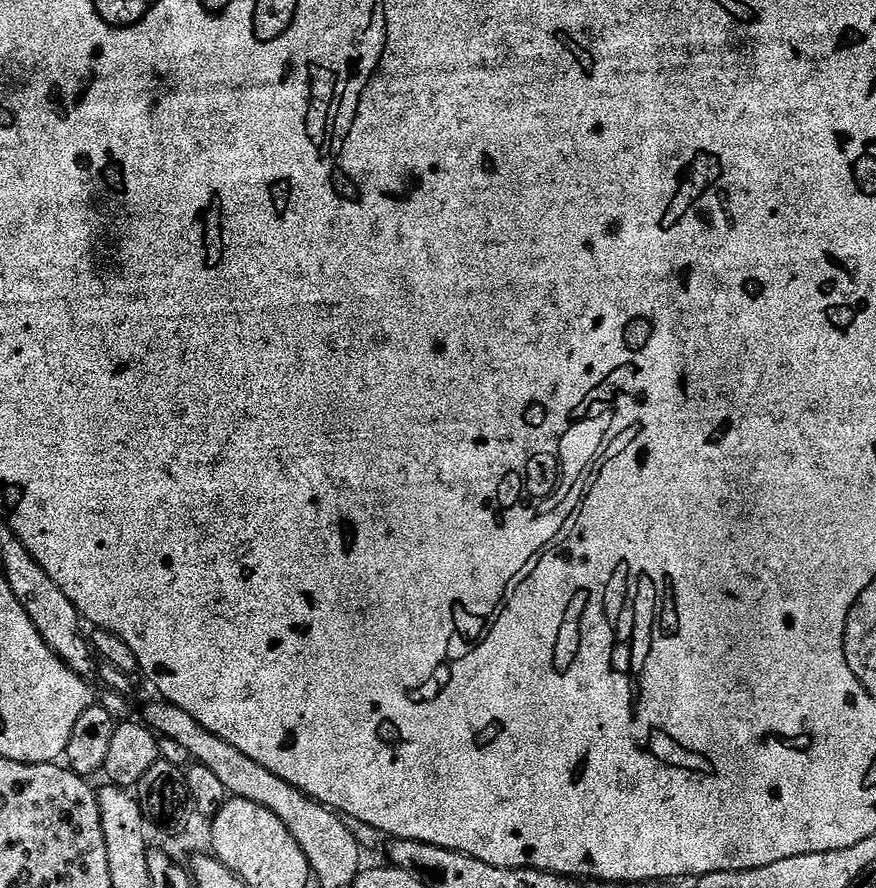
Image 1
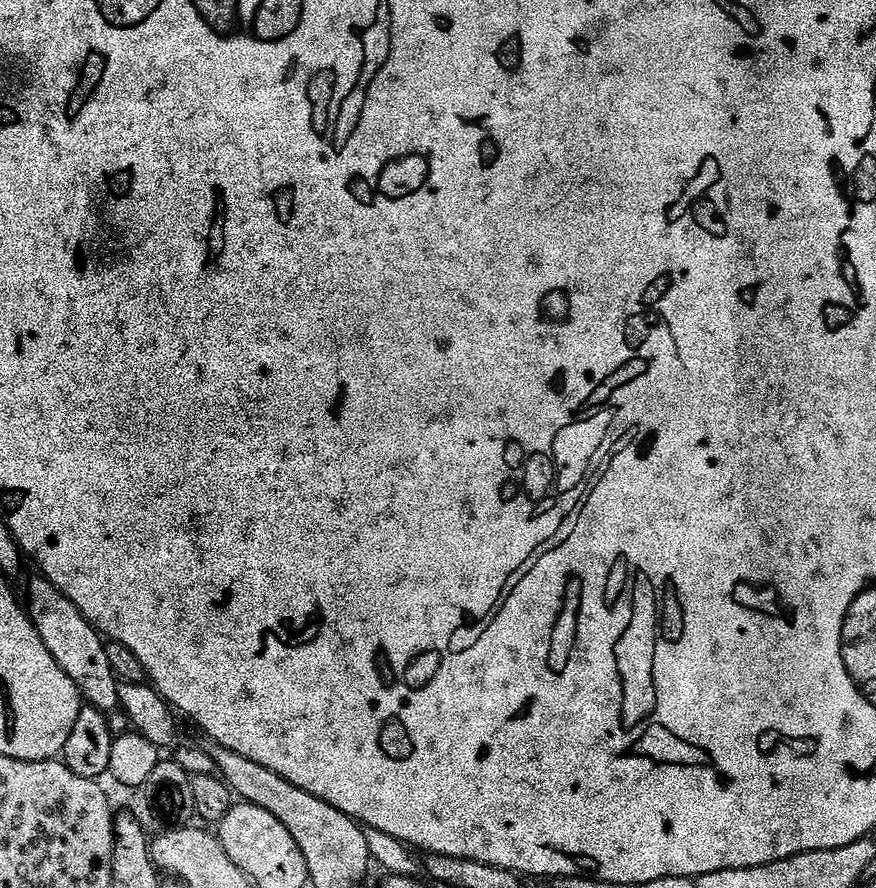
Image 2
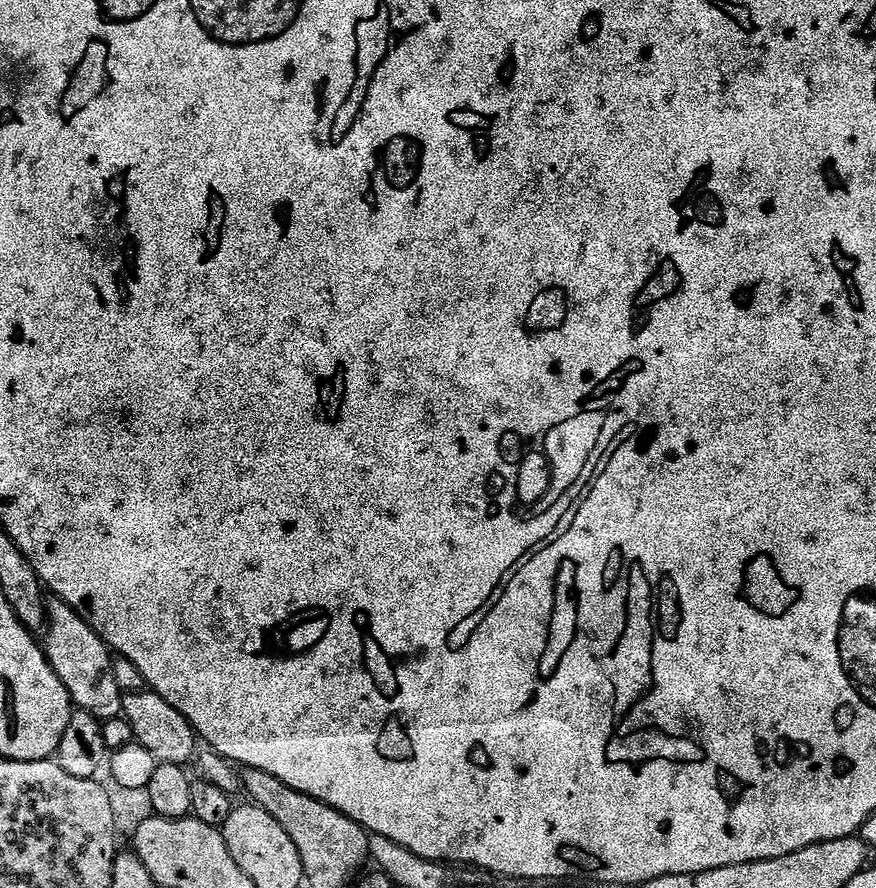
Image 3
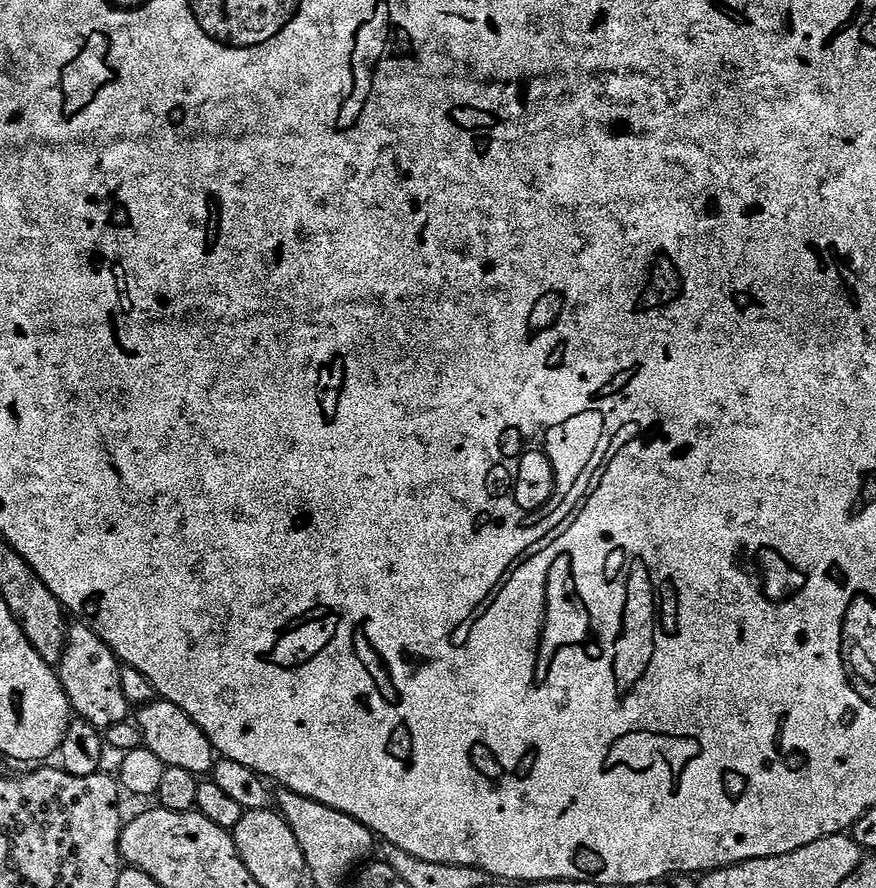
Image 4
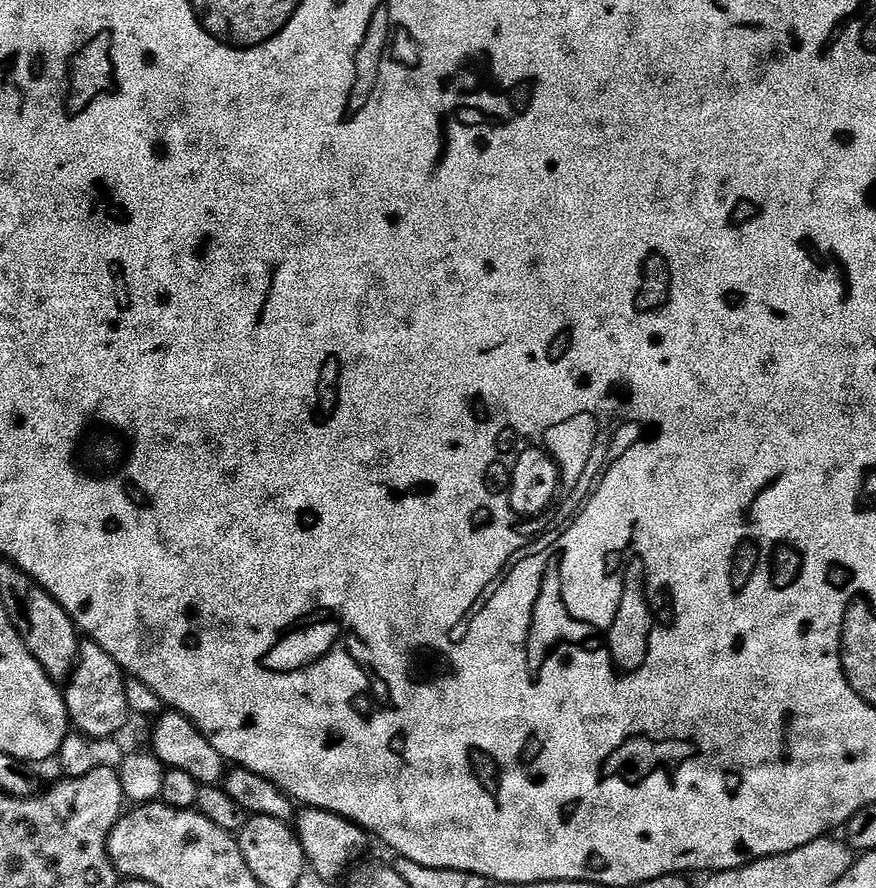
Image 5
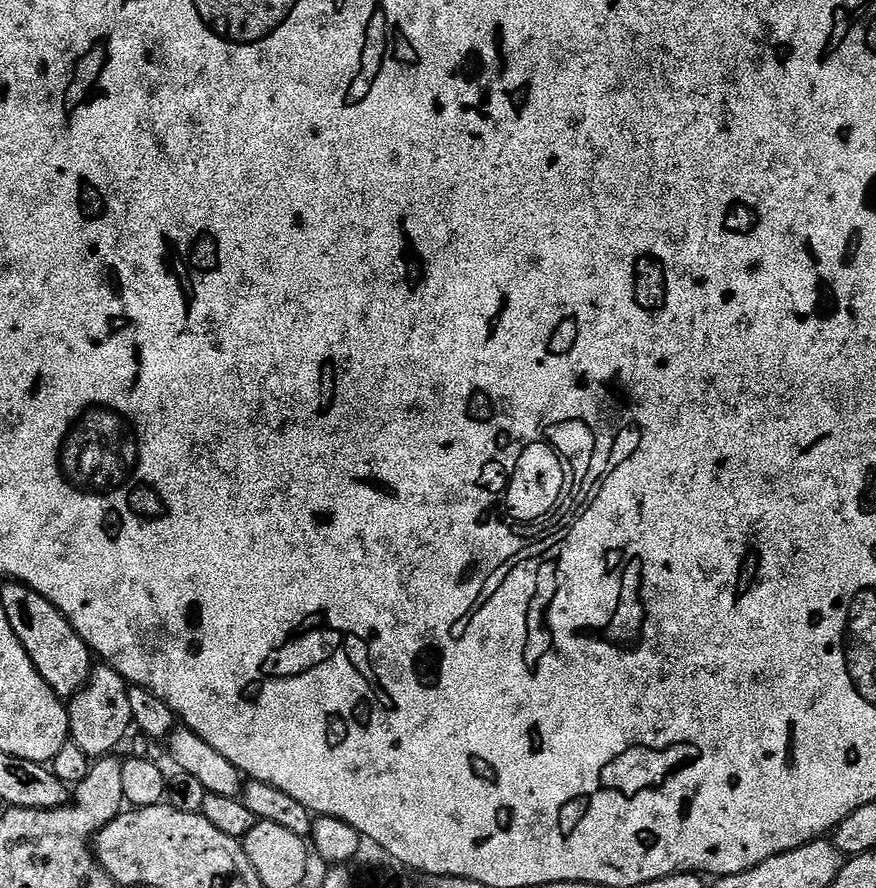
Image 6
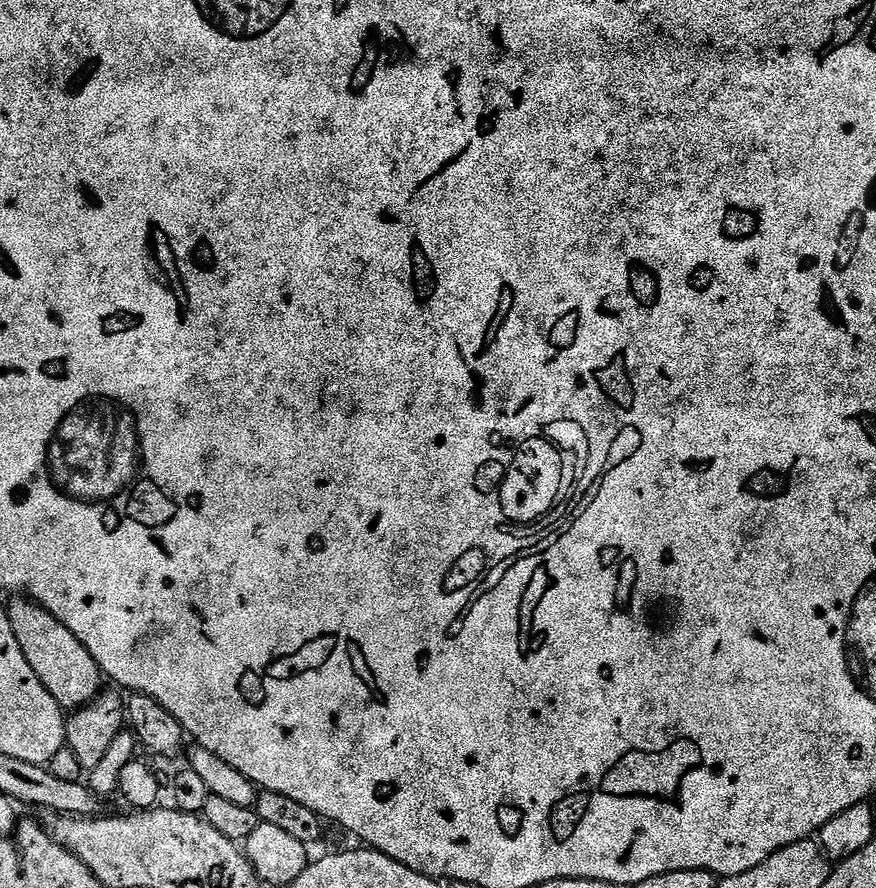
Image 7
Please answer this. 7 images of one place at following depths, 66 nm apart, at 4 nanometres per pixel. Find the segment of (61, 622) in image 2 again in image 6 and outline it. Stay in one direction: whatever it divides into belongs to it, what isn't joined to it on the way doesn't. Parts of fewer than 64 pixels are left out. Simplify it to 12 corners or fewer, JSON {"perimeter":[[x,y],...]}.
{"perimeter":[[100,662],[67,701],[71,743],[113,755],[133,731],[128,681]]}

